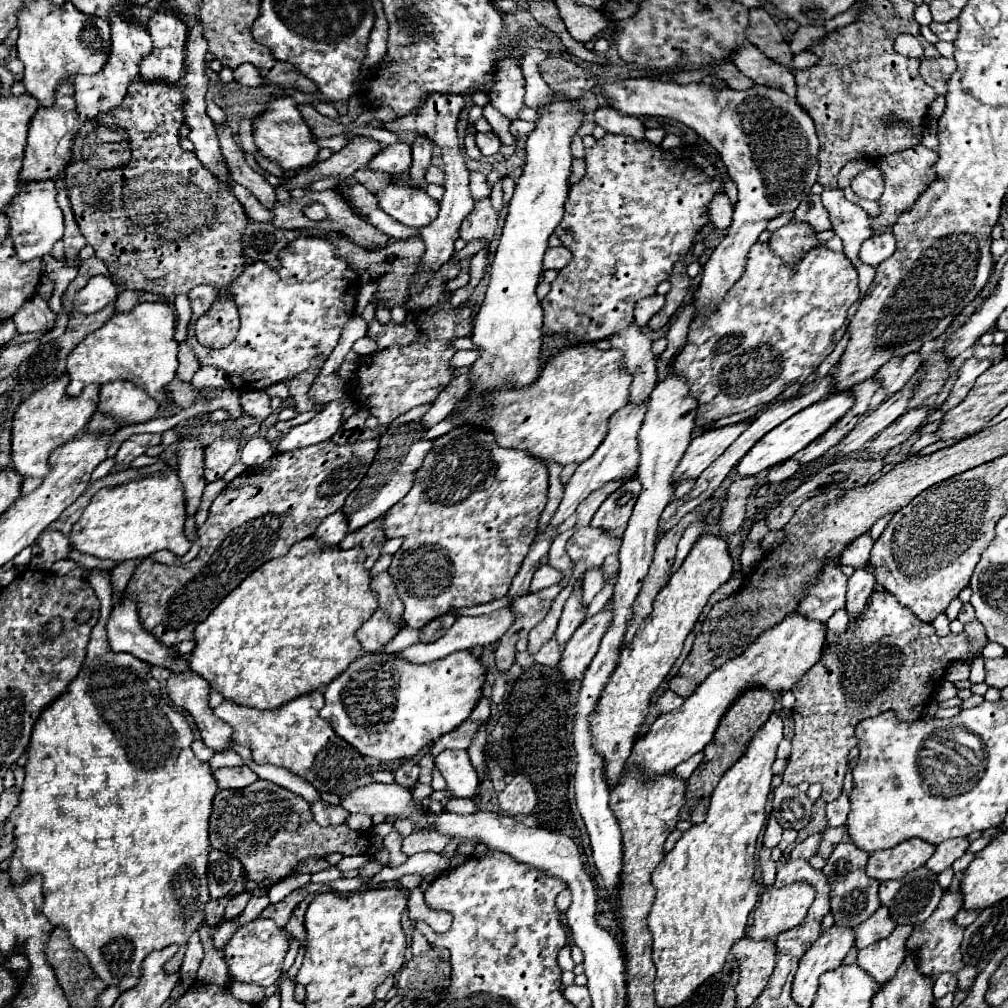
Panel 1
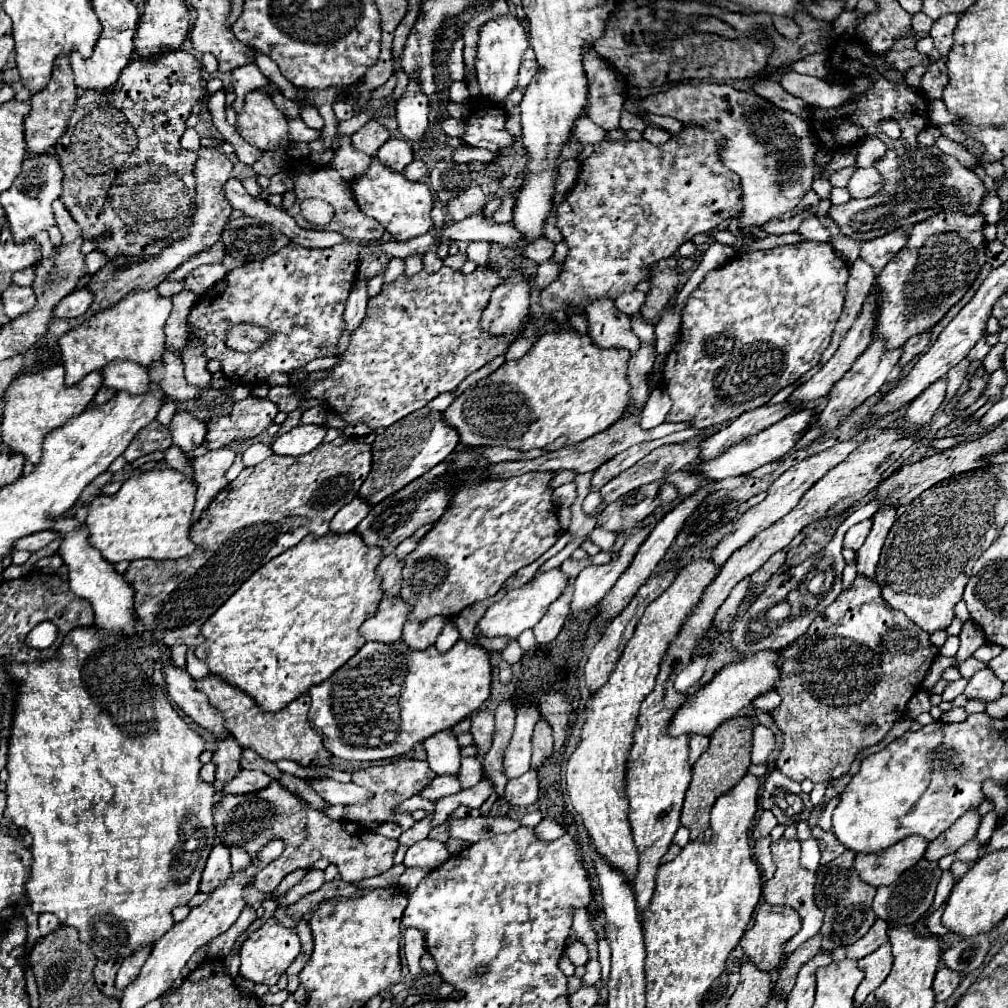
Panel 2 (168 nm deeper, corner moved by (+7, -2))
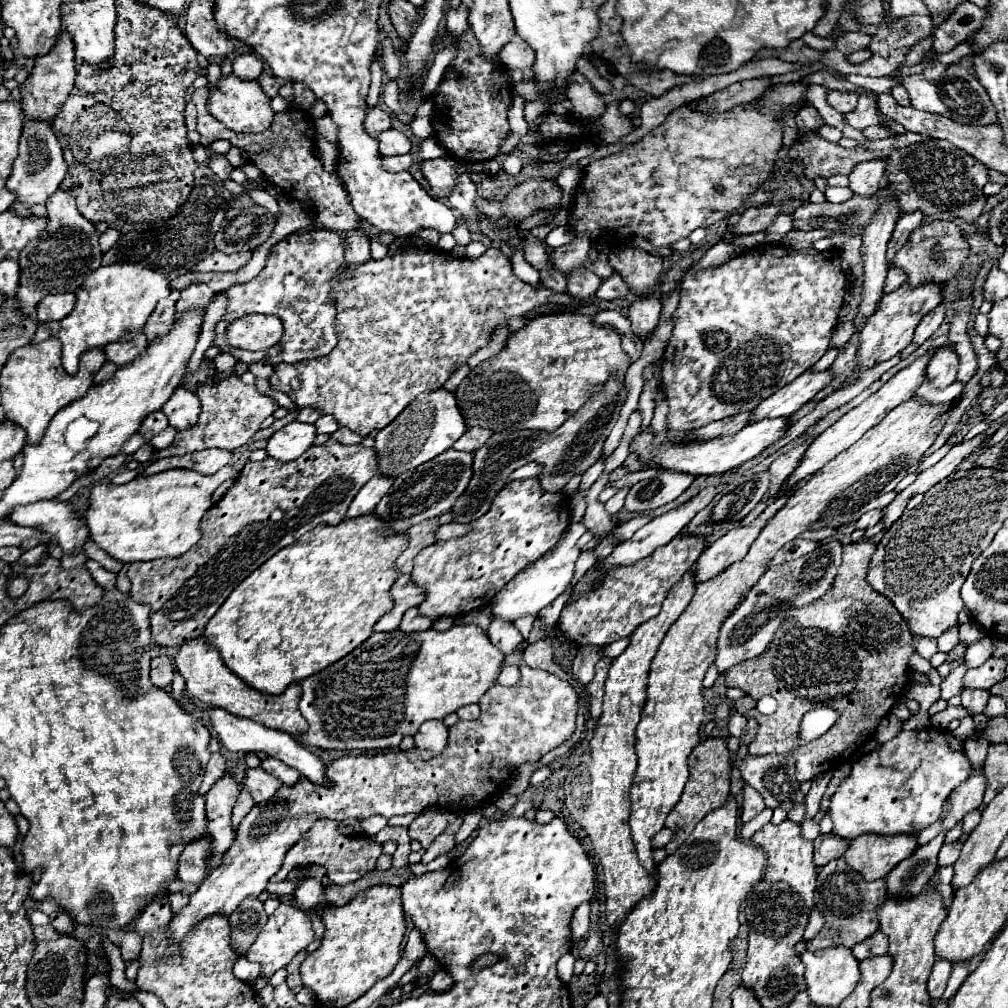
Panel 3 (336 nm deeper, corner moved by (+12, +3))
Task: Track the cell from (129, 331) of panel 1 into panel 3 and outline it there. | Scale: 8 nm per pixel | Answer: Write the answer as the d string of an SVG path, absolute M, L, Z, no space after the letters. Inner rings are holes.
M110 264L92 272L76 290L74 310L60 320L56 336L62 342L62 366L68 374L78 372L80 354L120 340L126 332L140 332L158 300L170 294L170 280L142 264Z

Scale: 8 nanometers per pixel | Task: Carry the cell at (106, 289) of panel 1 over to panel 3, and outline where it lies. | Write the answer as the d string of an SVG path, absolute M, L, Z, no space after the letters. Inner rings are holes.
M72 292L46 296L46 298L40 300L40 304L36 306L36 318L38 318L40 322L62 320L64 316L68 316L68 314L72 312L74 304L76 304L76 296L74 296Z

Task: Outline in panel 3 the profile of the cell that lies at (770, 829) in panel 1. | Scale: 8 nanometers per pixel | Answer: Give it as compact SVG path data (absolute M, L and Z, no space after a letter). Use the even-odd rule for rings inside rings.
M744 784L744 802L742 802L742 822L748 822L748 820L752 820L756 814L760 814L762 810L766 808L766 804L764 804L764 800L760 798L760 794L752 788L752 786L748 786L748 784Z

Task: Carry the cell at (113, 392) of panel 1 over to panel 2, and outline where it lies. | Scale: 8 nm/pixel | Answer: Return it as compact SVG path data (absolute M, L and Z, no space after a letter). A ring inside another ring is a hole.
M115 361L103 369L103 387L129 395L143 395L149 391L147 369L133 361Z

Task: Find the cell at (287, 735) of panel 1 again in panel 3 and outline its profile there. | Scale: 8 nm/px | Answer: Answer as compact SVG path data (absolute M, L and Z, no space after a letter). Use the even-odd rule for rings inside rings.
M204 636L190 640L188 644L182 644L178 648L178 652L174 654L174 662L178 672L184 676L186 680L186 694L194 700L200 700L208 706L218 706L224 708L226 712L240 716L240 718L250 718L254 722L260 722L268 728L276 728L276 730L284 730L292 736L304 732L306 720L302 718L300 710L298 710L298 702L302 696L302 688L298 686L298 682L292 682L282 694L264 694L258 692L254 688L250 688L242 678L238 678L234 672L230 672L230 668L224 666L218 650L214 646L210 646Z

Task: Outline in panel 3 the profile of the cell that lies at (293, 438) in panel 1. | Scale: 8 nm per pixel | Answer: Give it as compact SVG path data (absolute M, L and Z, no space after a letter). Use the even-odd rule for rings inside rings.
M290 422L288 426L272 434L266 452L274 460L290 462L302 456L314 444L314 438L316 438L316 428L312 424Z

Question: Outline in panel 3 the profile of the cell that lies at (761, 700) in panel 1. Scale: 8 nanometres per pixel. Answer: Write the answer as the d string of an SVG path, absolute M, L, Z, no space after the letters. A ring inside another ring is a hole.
M708 738L706 742L700 742L688 756L688 770L690 770L690 776L680 796L680 802L672 808L672 812L666 818L666 828L676 832L674 838L664 846L668 854L676 852L676 848L690 836L694 826L704 816L708 816L708 812L714 812L716 808L722 808L726 804L728 790L730 790L730 770L732 770L732 760L726 748L726 738Z

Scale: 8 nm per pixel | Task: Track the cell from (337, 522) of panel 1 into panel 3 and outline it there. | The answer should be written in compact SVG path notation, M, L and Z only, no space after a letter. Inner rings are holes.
M378 472L368 484L364 484L364 488L356 494L354 502L348 508L348 518L356 518L356 516L372 512L376 508L376 504L382 500L382 496L388 492L388 488L392 486L392 480L396 480L396 478L390 478L390 476L384 476L382 472Z

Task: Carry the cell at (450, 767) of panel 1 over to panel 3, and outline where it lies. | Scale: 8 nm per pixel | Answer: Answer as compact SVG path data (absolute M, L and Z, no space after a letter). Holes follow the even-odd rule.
M442 720L424 722L414 736L416 748L424 748L424 750L430 750L434 754L440 754L444 750L446 740L448 740L448 728Z

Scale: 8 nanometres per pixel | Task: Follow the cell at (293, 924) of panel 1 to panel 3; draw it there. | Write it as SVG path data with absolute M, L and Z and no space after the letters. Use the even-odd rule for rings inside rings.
M302 950L302 952L298 952L296 956L294 956L294 960L286 966L286 970L288 970L288 980L286 980L286 984L290 986L290 990L294 992L294 994L298 994L302 988L304 988L304 984L302 984L302 978L300 978L300 964L304 962L304 958L306 958L306 950Z

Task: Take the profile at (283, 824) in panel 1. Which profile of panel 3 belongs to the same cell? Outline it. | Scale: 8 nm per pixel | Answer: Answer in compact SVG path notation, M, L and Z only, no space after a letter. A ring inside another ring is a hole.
M316 820L316 824L308 830L308 834L296 846L290 848L290 852L284 858L284 866L272 876L272 882L282 882L294 868L320 864L322 868L326 868L334 884L350 884L362 878L366 872L374 870L380 854L382 854L382 844L372 842L368 836L342 836L338 834L334 820Z

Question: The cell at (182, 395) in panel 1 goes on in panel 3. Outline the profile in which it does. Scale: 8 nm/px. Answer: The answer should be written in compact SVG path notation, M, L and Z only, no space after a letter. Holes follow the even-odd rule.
M172 290L172 294L164 300L160 300L160 304L156 304L152 316L148 318L148 324L144 326L144 334L148 336L148 340L166 334L174 322L174 312L176 312L176 300L178 300L180 292Z

